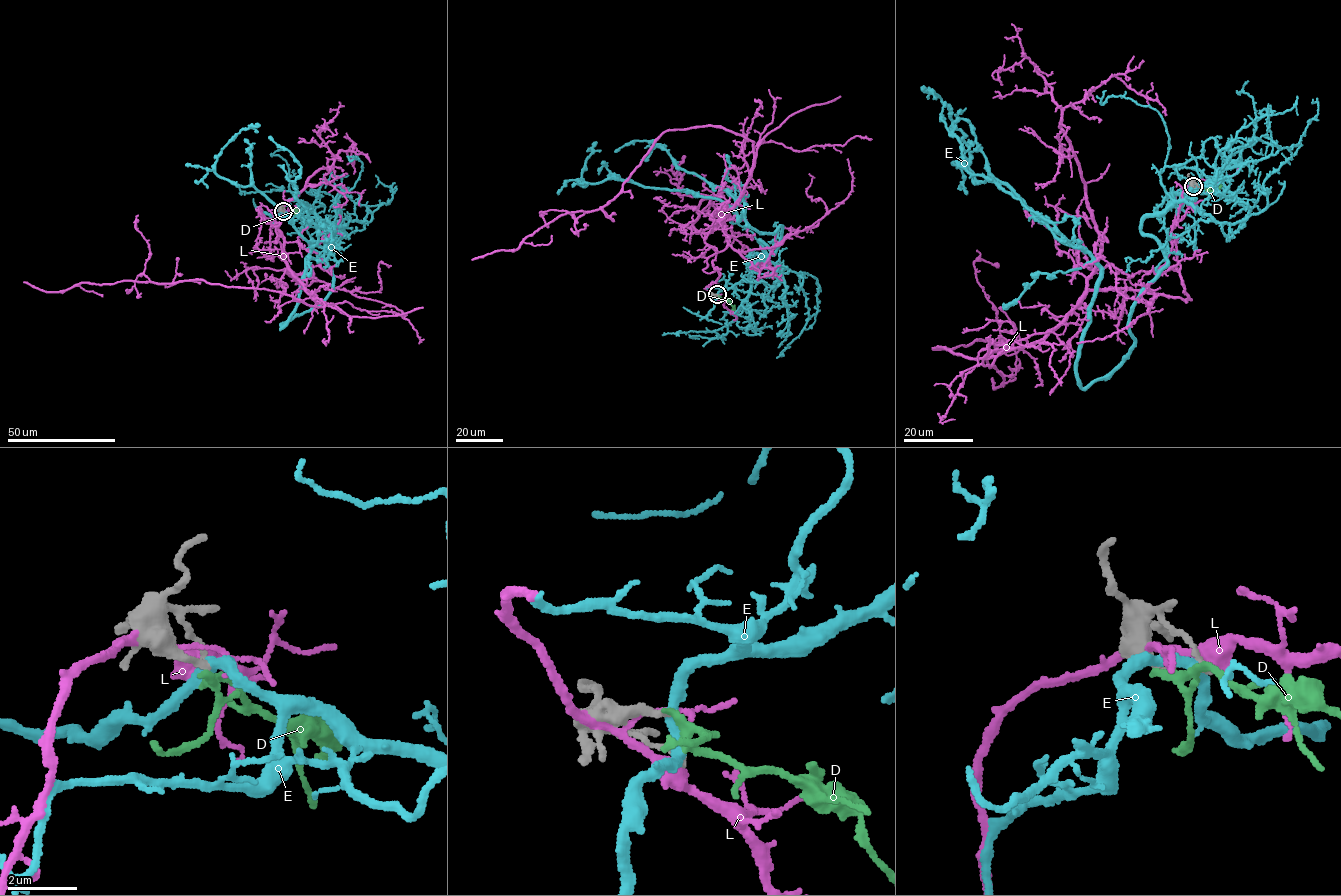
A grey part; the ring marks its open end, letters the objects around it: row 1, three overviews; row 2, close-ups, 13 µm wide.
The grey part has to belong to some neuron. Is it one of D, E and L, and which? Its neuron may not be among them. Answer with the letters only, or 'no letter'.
D

